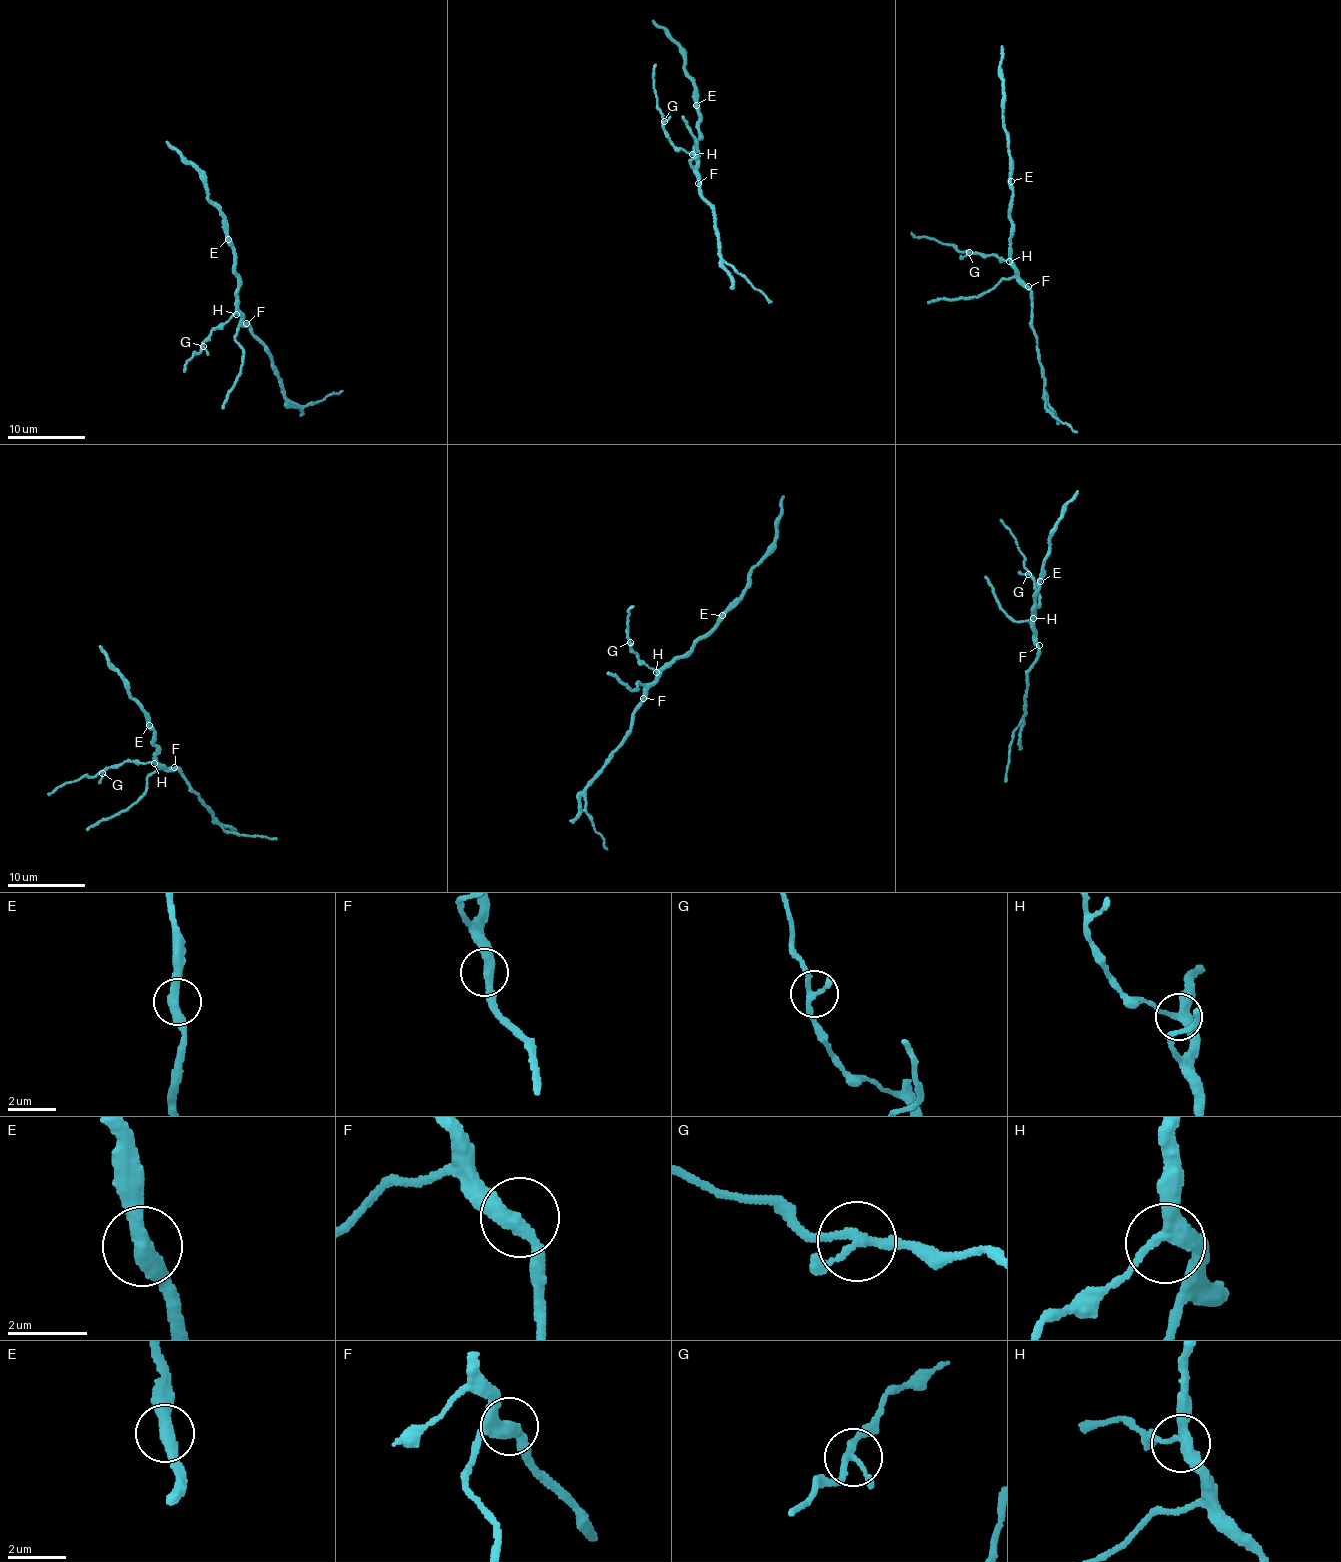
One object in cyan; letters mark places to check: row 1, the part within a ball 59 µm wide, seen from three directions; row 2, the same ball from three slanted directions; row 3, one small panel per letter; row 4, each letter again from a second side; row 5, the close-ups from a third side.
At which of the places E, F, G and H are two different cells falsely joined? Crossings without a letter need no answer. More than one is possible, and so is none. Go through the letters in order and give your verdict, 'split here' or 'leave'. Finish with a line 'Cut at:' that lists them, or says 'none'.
E: leave
F: leave
G: leave
H: leave
Cut at: none

